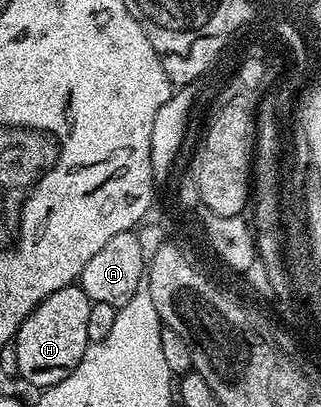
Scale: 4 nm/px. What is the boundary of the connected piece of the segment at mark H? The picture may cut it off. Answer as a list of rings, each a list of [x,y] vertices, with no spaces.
[[[78,284],[58,288],[58,292],[46,296],[46,300],[42,300],[42,304],[38,304],[34,312],[26,316],[16,333],[16,374],[24,377],[30,385],[40,386],[39,388],[47,388],[66,380],[66,376],[74,372],[78,360],[82,360],[88,347],[86,323],[92,303],[92,299],[86,296],[86,292]]]

